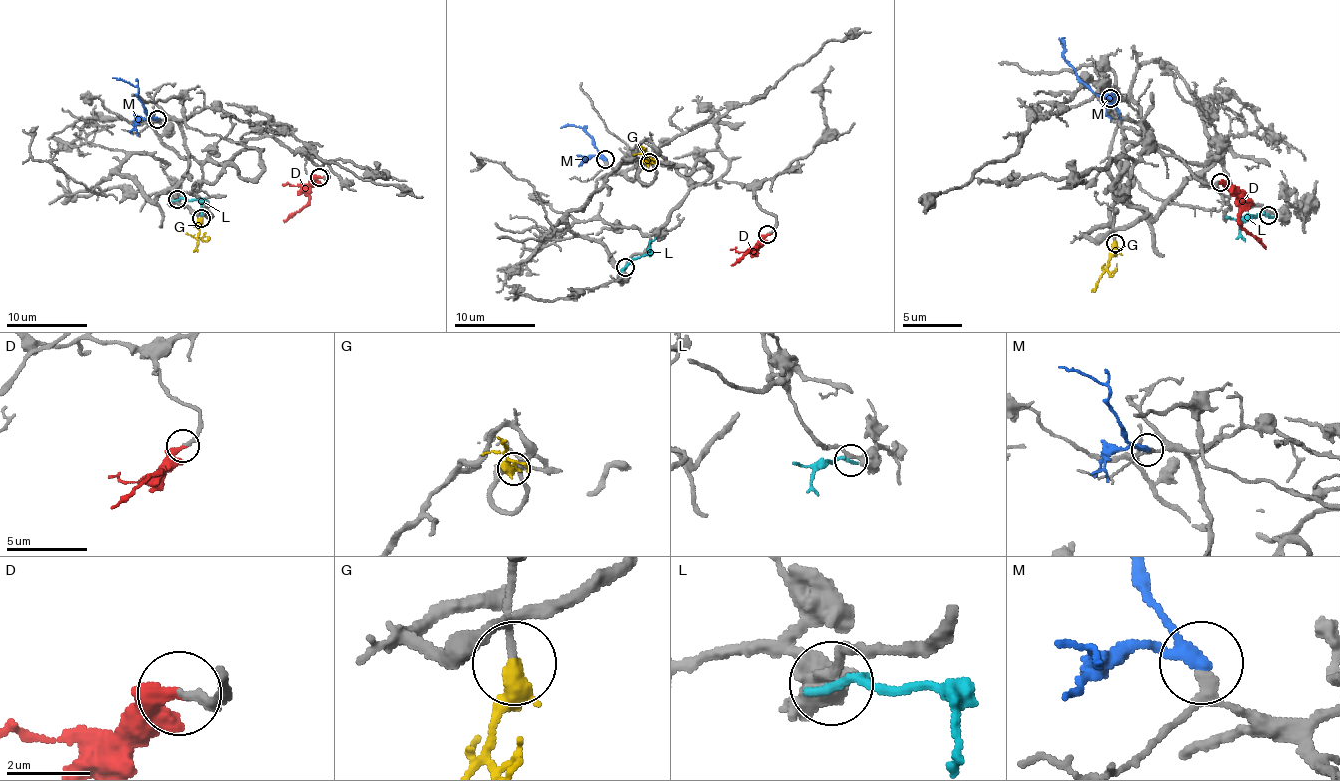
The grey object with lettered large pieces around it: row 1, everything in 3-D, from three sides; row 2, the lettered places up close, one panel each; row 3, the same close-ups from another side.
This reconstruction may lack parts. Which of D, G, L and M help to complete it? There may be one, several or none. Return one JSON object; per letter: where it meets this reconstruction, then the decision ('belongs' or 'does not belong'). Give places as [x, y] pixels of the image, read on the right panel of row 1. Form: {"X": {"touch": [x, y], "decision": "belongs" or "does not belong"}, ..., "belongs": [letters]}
{"D": {"touch": [1220, 182], "decision": "belongs"}, "G": {"touch": [1115, 243], "decision": "belongs"}, "L": {"touch": [1268, 215], "decision": "does not belong"}, "M": {"touch": [1110, 98], "decision": "belongs"}, "belongs": ["D", "G", "M"]}

